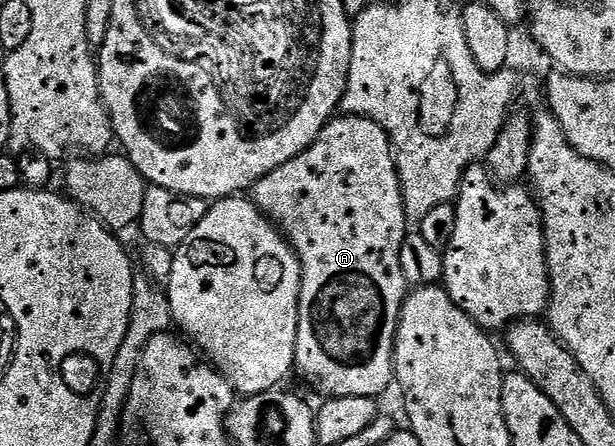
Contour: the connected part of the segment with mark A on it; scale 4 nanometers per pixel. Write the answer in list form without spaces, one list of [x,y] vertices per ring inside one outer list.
[[[335,115],[330,118],[330,122],[325,125],[320,131],[318,138],[310,144],[309,147],[300,155],[296,155],[296,159],[288,159],[288,163],[284,163],[280,167],[276,167],[276,171],[272,171],[268,175],[264,175],[252,186],[252,200],[254,206],[262,212],[263,215],[270,220],[270,224],[282,234],[290,243],[291,249],[294,250],[298,257],[298,262],[302,268],[302,282],[300,283],[300,303],[298,304],[298,330],[296,331],[296,351],[294,352],[294,369],[306,381],[311,381],[316,388],[323,394],[323,398],[329,399],[331,397],[373,397],[375,399],[381,398],[381,393],[385,391],[389,385],[395,384],[396,378],[394,376],[394,340],[398,334],[398,320],[400,319],[400,311],[402,305],[406,302],[408,296],[408,284],[404,277],[404,271],[401,269],[401,245],[404,243],[408,234],[408,222],[406,220],[406,212],[404,211],[404,199],[402,198],[402,184],[398,178],[398,168],[394,162],[394,149],[390,145],[390,137],[385,133],[378,124],[367,117],[351,117],[349,115]]]

